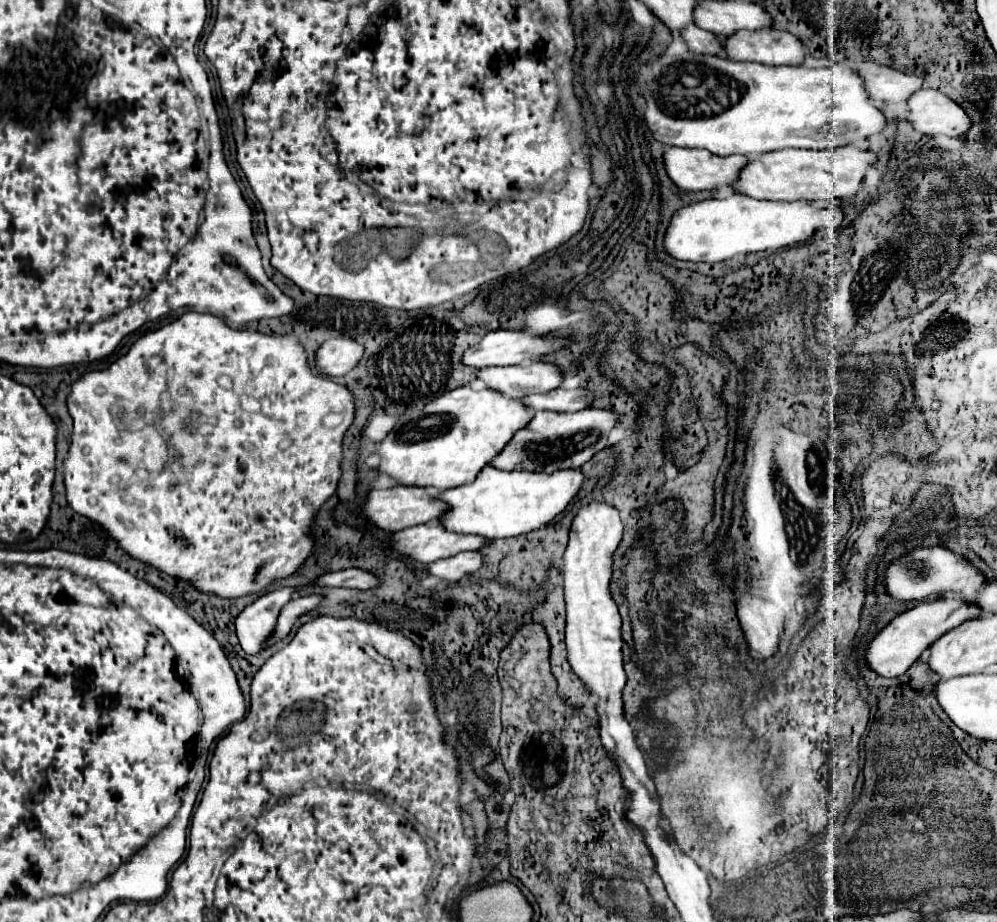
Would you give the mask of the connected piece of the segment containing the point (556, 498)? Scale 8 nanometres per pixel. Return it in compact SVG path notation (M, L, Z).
M485 466L473 482L437 494L437 500L449 506L449 510L441 514L439 524L451 532L477 534L489 540L525 534L549 524L557 514L561 514L569 500L579 492L581 484L583 474L579 470L531 474L503 472L493 466Z

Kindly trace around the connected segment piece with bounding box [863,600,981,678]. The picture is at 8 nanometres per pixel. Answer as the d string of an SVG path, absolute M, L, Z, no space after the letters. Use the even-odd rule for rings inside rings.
M961 600L921 602L915 608L897 614L883 630L879 630L873 636L873 640L867 644L863 658L875 674L879 674L883 678L899 678L921 656L923 650L927 650L941 634L945 634L945 630L951 630L953 626L959 626L967 618L973 618L979 614L981 614L981 610L977 606L969 606Z

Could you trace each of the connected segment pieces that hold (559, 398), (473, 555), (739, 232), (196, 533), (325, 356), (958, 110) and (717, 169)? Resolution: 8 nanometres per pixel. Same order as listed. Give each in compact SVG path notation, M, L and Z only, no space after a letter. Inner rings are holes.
M555 388L553 392L545 394L531 394L529 398L523 398L521 402L531 410L553 410L553 412L577 412L581 408L587 408L593 400L593 394L589 390L577 388L577 390L563 390Z
M461 552L451 558L441 558L431 564L425 564L425 572L445 582L459 582L463 576L469 576L475 570L479 570L479 566L481 566L479 552Z
M729 196L723 200L703 200L679 208L665 230L665 252L675 260L723 262L737 254L779 250L805 242L815 230L837 230L841 226L841 208L813 208L803 200L765 202L749 196Z
M185 312L175 322L141 336L131 346L131 350L125 356L121 356L121 360L113 362L107 370L89 372L83 378L79 378L71 388L67 406L73 418L73 438L71 438L69 454L65 458L65 488L67 488L67 502L71 504L71 508L81 516L87 516L99 522L115 540L119 540L123 550L133 554L133 558L143 560L153 568L163 570L171 576L189 580L199 590L213 592L221 598L237 598L251 592L259 592L273 580L291 576L301 568L303 560L309 556L313 548L313 540L307 536L309 526L313 522L313 514L337 488L337 480L341 476L339 472L341 440L347 428L351 426L353 412L355 412L353 398L345 386L335 384L333 380L325 380L321 376L313 376L313 372L307 368L305 352L299 346L295 336L267 336L259 332L231 330L217 316L199 314L199 312ZM243 394L253 396L261 402L259 414L247 414L239 408L239 396ZM188 415L217 418L217 423L211 425L208 431L201 431L195 425L187 425Z
M331 338L315 352L315 366L323 376L345 376L361 358L363 346L349 338Z
M917 90L907 100L911 112L911 126L921 134L945 134L951 138L961 136L971 120L959 104L939 90Z
M669 148L663 152L663 166L671 182L685 190L685 192L697 192L697 190L715 190L719 186L729 186L737 178L737 172L745 166L747 156L715 156L707 150L685 150L685 148Z

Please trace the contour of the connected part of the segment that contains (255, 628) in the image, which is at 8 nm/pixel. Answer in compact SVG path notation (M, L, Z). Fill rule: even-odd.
M291 586L267 592L237 616L237 638L247 654L257 654L263 648L265 638L273 632L279 610L293 598L295 592L299 590Z

